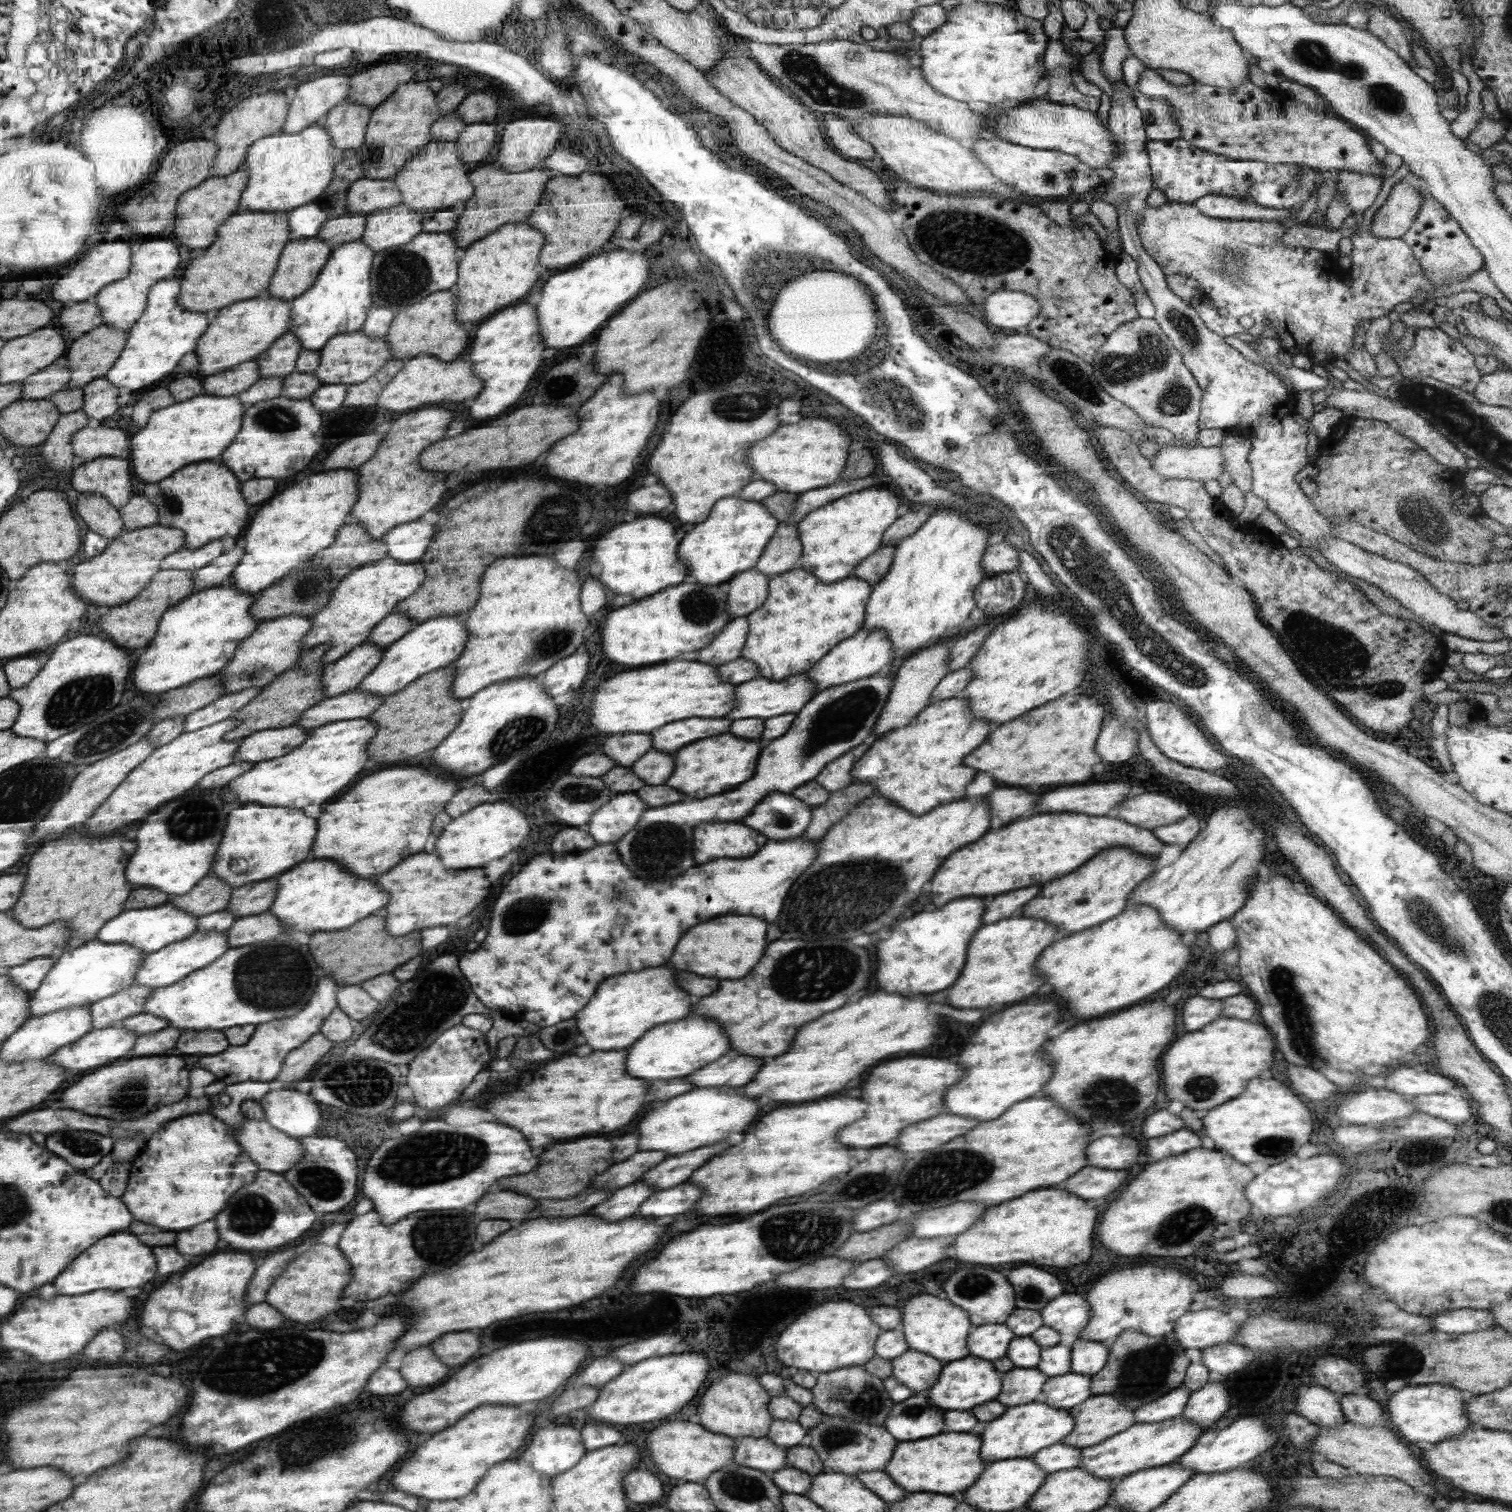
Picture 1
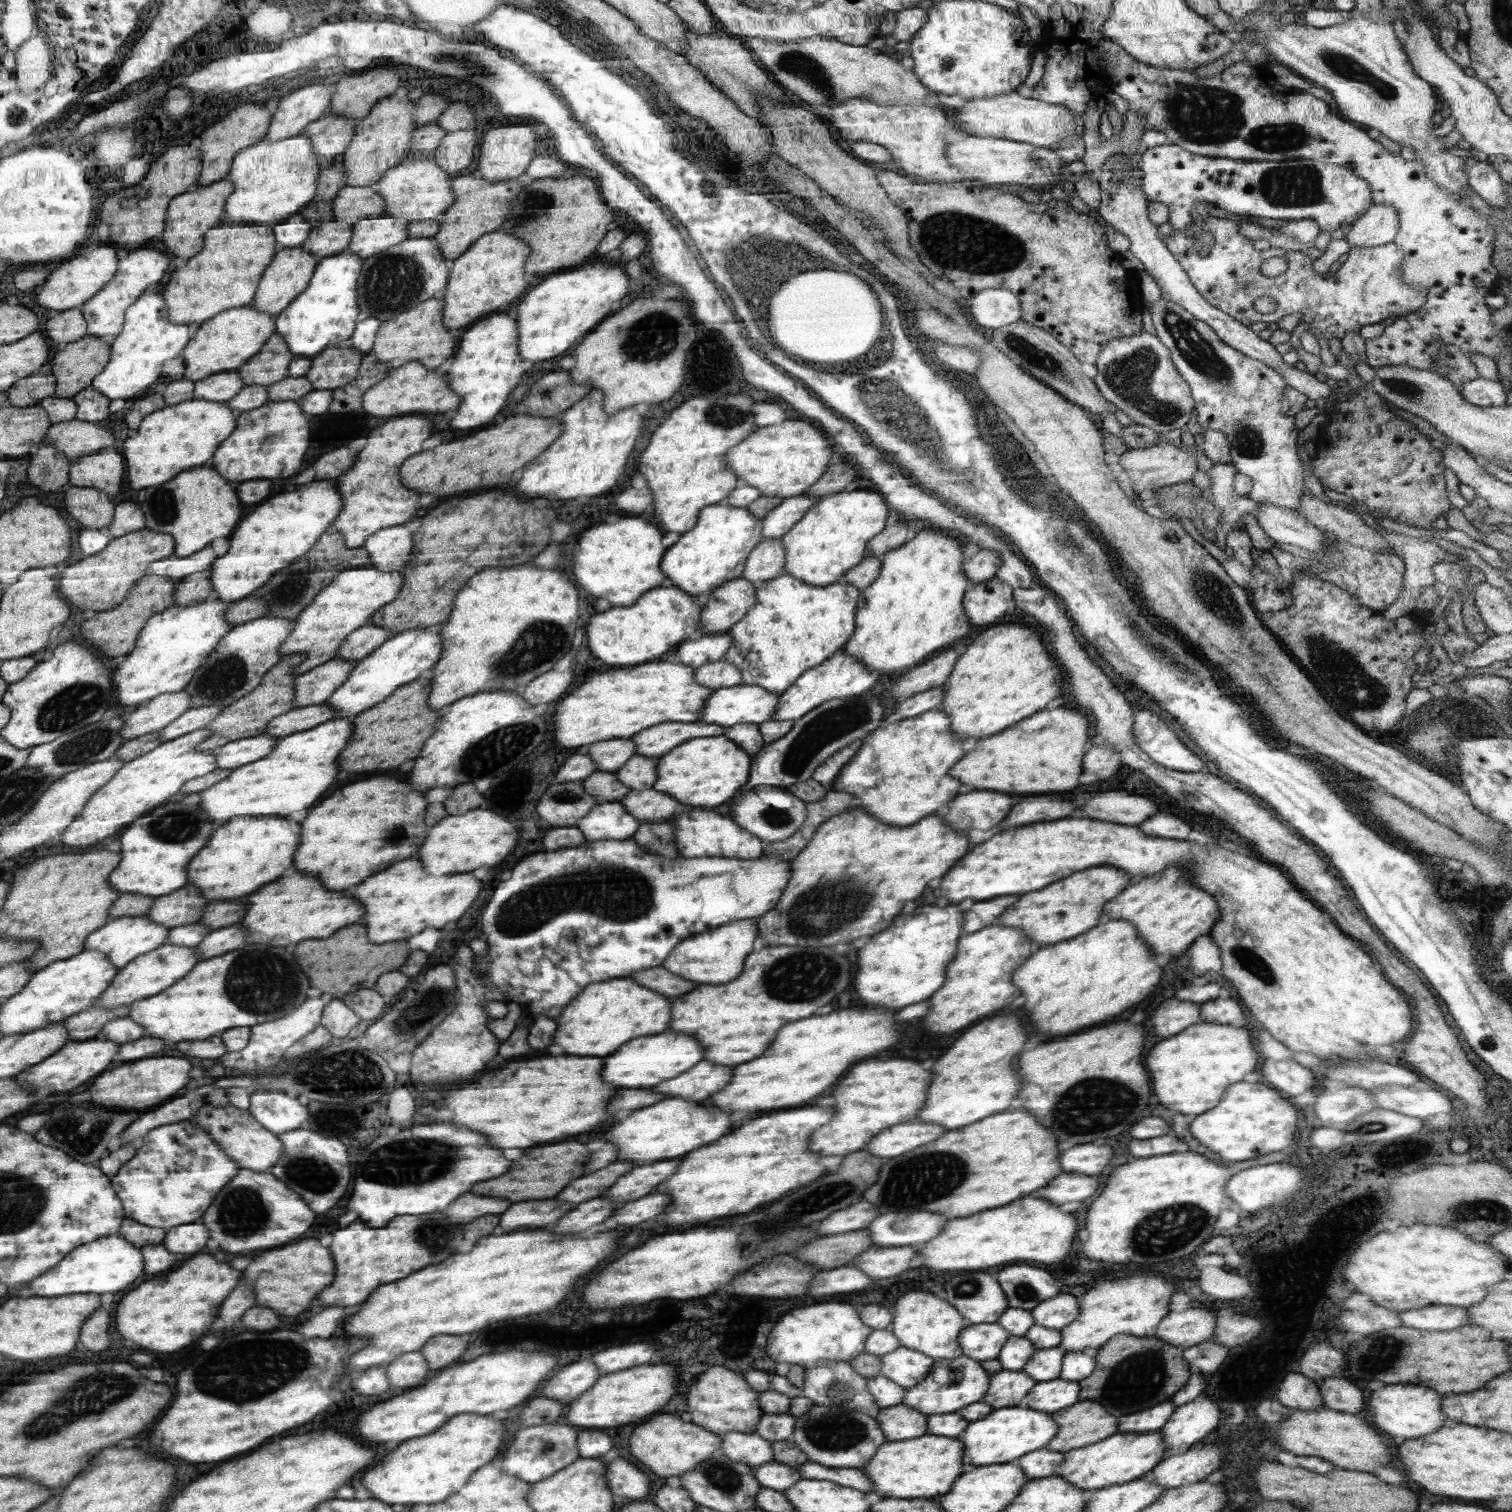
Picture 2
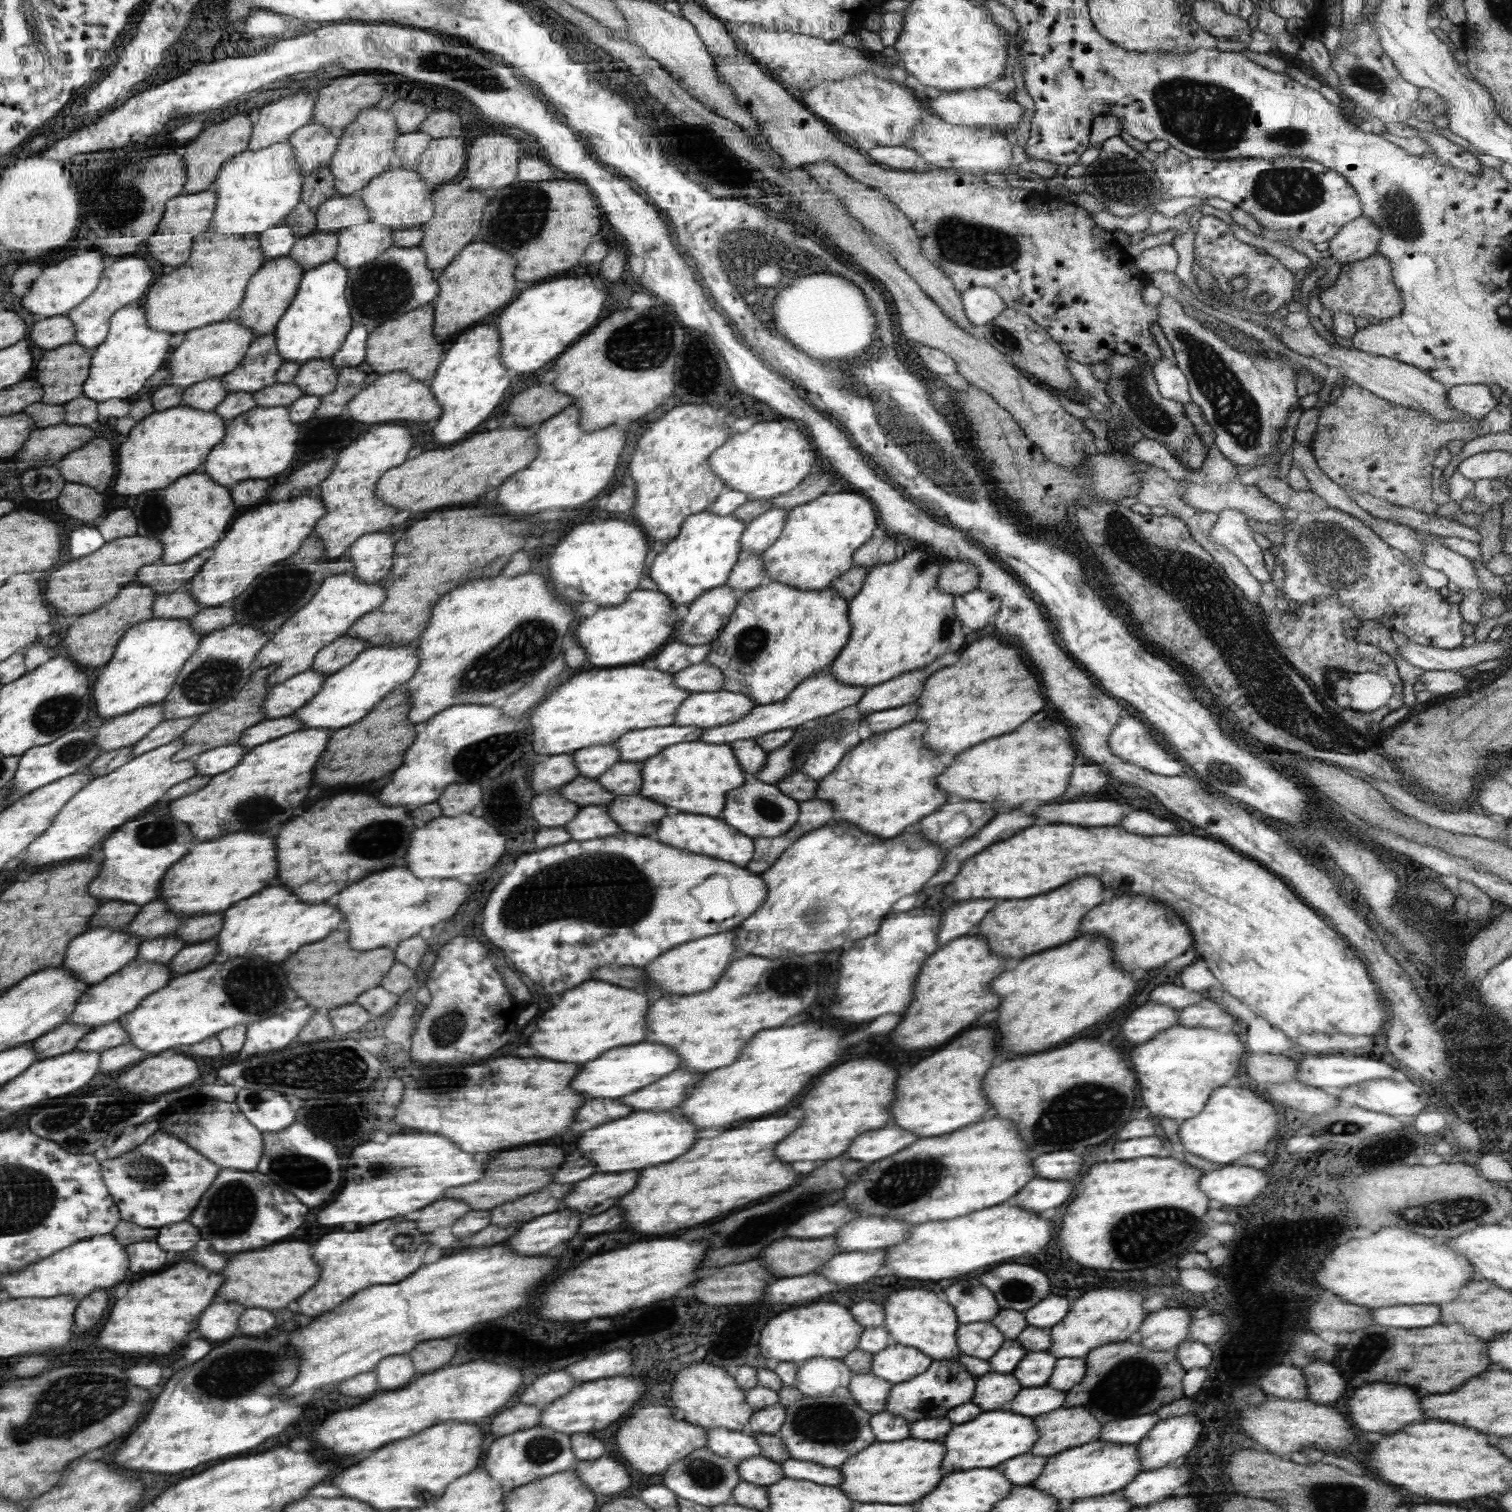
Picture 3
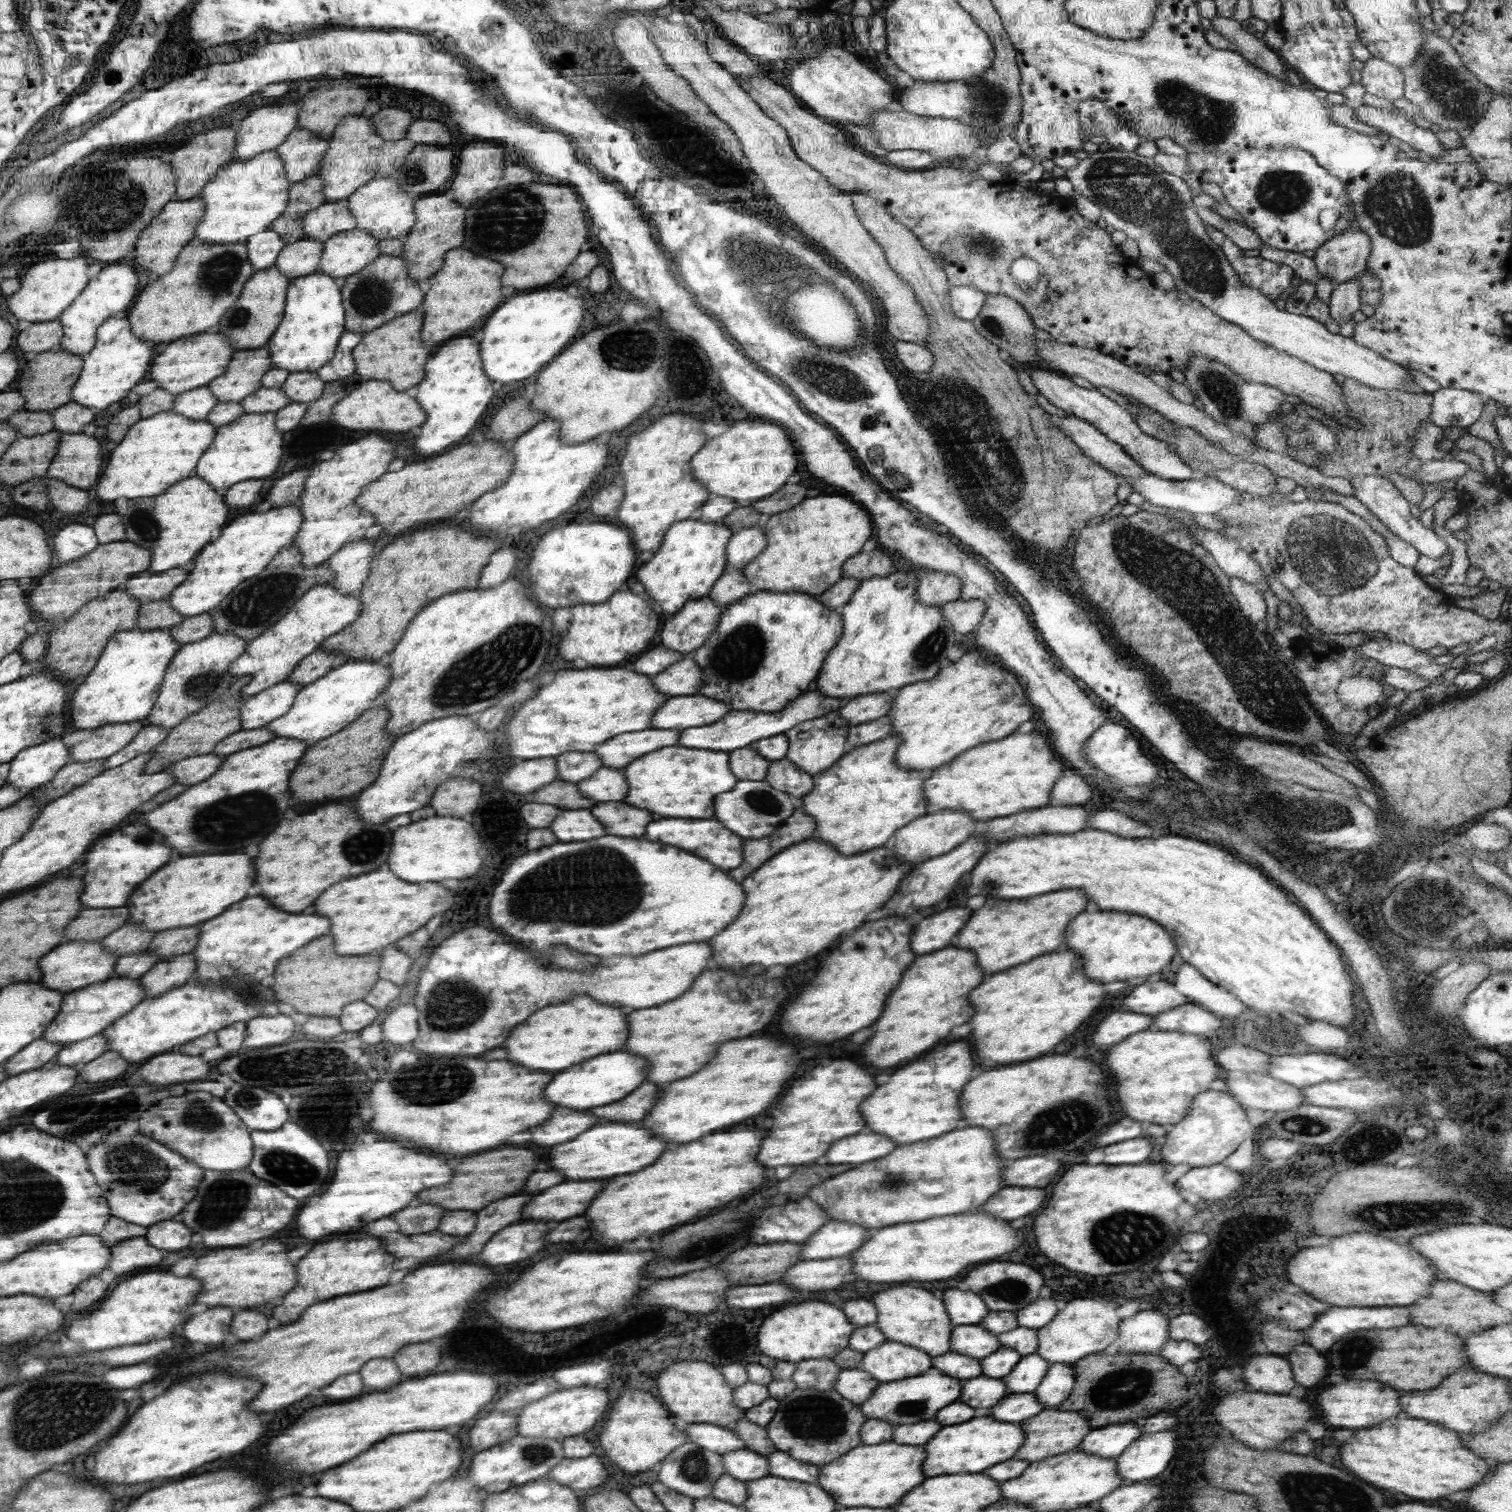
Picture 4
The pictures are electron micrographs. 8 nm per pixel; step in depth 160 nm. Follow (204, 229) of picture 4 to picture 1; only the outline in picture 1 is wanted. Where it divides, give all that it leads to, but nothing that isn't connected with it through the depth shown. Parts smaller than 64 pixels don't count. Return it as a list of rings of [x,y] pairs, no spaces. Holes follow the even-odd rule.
[[[321,122],[290,134],[284,131],[259,138],[250,145],[242,170],[249,171],[249,182],[241,194],[242,210],[288,213],[315,202],[336,176],[336,166],[345,150],[334,146],[333,138]]]

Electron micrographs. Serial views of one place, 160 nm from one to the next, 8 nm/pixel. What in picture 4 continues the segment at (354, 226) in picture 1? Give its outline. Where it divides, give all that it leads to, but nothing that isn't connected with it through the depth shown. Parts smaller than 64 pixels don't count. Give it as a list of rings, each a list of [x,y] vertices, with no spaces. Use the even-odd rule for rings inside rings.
[[[302,239],[285,245],[280,251],[275,266],[289,279],[317,273],[322,257],[322,243],[314,240]]]

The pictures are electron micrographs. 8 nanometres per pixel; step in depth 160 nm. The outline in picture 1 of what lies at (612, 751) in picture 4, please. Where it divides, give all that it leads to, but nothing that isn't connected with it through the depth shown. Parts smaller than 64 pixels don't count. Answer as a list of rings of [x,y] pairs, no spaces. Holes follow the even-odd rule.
[[[686,718],[682,722],[670,722],[670,726],[654,730],[654,748],[662,752],[676,752],[696,740],[728,732],[730,722],[732,720],[728,718]]]

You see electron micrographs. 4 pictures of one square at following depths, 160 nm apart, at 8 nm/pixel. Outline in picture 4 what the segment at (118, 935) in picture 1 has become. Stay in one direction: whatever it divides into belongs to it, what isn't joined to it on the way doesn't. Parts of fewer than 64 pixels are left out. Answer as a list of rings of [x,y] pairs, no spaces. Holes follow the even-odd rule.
[[[101,941],[62,942],[41,958],[42,983],[48,988],[62,991],[64,994],[94,983],[106,981],[114,976],[118,957],[111,953]]]

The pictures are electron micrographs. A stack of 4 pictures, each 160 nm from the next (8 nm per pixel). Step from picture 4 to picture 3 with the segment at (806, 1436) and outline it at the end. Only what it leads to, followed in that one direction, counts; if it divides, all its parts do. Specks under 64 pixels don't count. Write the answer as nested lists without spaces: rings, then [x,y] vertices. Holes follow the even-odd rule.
[[[803,1396],[785,1407],[786,1420],[778,1432],[782,1442],[795,1459],[812,1461],[822,1466],[838,1468],[850,1456],[862,1452],[876,1442],[870,1426],[873,1414],[858,1406],[854,1398],[837,1396]]]

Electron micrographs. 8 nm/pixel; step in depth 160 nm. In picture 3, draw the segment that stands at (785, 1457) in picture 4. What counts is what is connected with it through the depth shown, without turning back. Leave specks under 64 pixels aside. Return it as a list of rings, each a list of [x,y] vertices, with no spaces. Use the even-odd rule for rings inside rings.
[[[793,1456],[786,1462],[781,1462],[781,1467],[784,1476],[794,1480],[812,1480],[812,1482],[828,1484],[828,1486],[838,1486],[842,1482],[840,1470],[824,1468],[815,1462],[795,1459]]]

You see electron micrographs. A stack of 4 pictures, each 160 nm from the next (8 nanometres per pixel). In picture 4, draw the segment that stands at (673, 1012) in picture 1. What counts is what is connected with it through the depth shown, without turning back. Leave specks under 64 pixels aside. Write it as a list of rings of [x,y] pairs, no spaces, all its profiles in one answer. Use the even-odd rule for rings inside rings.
[[[580,994],[578,998],[572,998],[566,1004],[546,1006],[534,1012],[528,1018],[528,1022],[516,1026],[510,1032],[504,1050],[508,1052],[508,1060],[512,1060],[514,1064],[554,1072],[570,1068],[574,1064],[582,1064],[584,1060],[604,1052],[622,1050],[626,1038],[628,1038],[628,1024],[626,1024],[626,1012],[622,1008],[606,1006],[586,994]]]

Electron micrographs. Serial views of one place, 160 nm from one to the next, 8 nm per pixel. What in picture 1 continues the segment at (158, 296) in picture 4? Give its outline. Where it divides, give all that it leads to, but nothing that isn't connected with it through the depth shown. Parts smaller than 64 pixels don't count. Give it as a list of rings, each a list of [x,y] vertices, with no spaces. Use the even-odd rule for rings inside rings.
[[[245,210],[229,218],[218,230],[218,242],[204,256],[194,258],[181,278],[180,301],[186,311],[220,310],[234,302],[248,301],[269,293],[280,252],[290,242],[287,213]]]

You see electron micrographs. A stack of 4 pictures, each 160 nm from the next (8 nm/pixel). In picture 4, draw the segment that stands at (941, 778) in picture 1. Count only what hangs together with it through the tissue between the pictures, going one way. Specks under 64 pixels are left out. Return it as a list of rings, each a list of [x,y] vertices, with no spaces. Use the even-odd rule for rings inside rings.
[[[890,734],[885,739],[855,746],[842,762],[834,765],[834,770],[813,775],[813,789],[802,800],[803,811],[818,822],[816,838],[834,844],[840,854],[860,854],[866,848],[882,846],[896,830],[927,814],[923,784],[928,774],[902,768],[894,760],[899,743],[899,738]]]

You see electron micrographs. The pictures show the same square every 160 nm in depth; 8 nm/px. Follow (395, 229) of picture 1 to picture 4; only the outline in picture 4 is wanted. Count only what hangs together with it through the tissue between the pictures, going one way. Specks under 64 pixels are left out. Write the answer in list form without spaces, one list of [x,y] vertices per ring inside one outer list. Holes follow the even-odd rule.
[[[366,230],[336,234],[322,245],[319,271],[332,278],[360,273],[381,255],[379,241]]]

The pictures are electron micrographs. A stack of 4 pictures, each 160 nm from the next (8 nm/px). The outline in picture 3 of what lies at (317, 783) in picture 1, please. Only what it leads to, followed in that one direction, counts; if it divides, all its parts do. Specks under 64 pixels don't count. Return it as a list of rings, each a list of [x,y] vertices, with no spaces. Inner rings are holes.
[[[302,728],[252,748],[242,758],[238,770],[213,776],[204,788],[168,803],[170,816],[186,822],[190,830],[194,830],[194,838],[202,842],[216,840],[230,832],[250,830],[250,824],[256,830],[268,830],[272,824],[286,822],[292,818],[292,810],[306,800],[312,786],[314,766],[325,752],[330,735],[328,729]]]

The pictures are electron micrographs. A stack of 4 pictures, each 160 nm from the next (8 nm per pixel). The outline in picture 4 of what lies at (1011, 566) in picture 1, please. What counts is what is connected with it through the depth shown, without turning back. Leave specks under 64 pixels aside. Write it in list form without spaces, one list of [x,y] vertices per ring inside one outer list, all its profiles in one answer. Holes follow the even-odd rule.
[[[942,571],[928,572],[918,581],[916,594],[925,605],[942,606],[961,598],[962,579]]]

